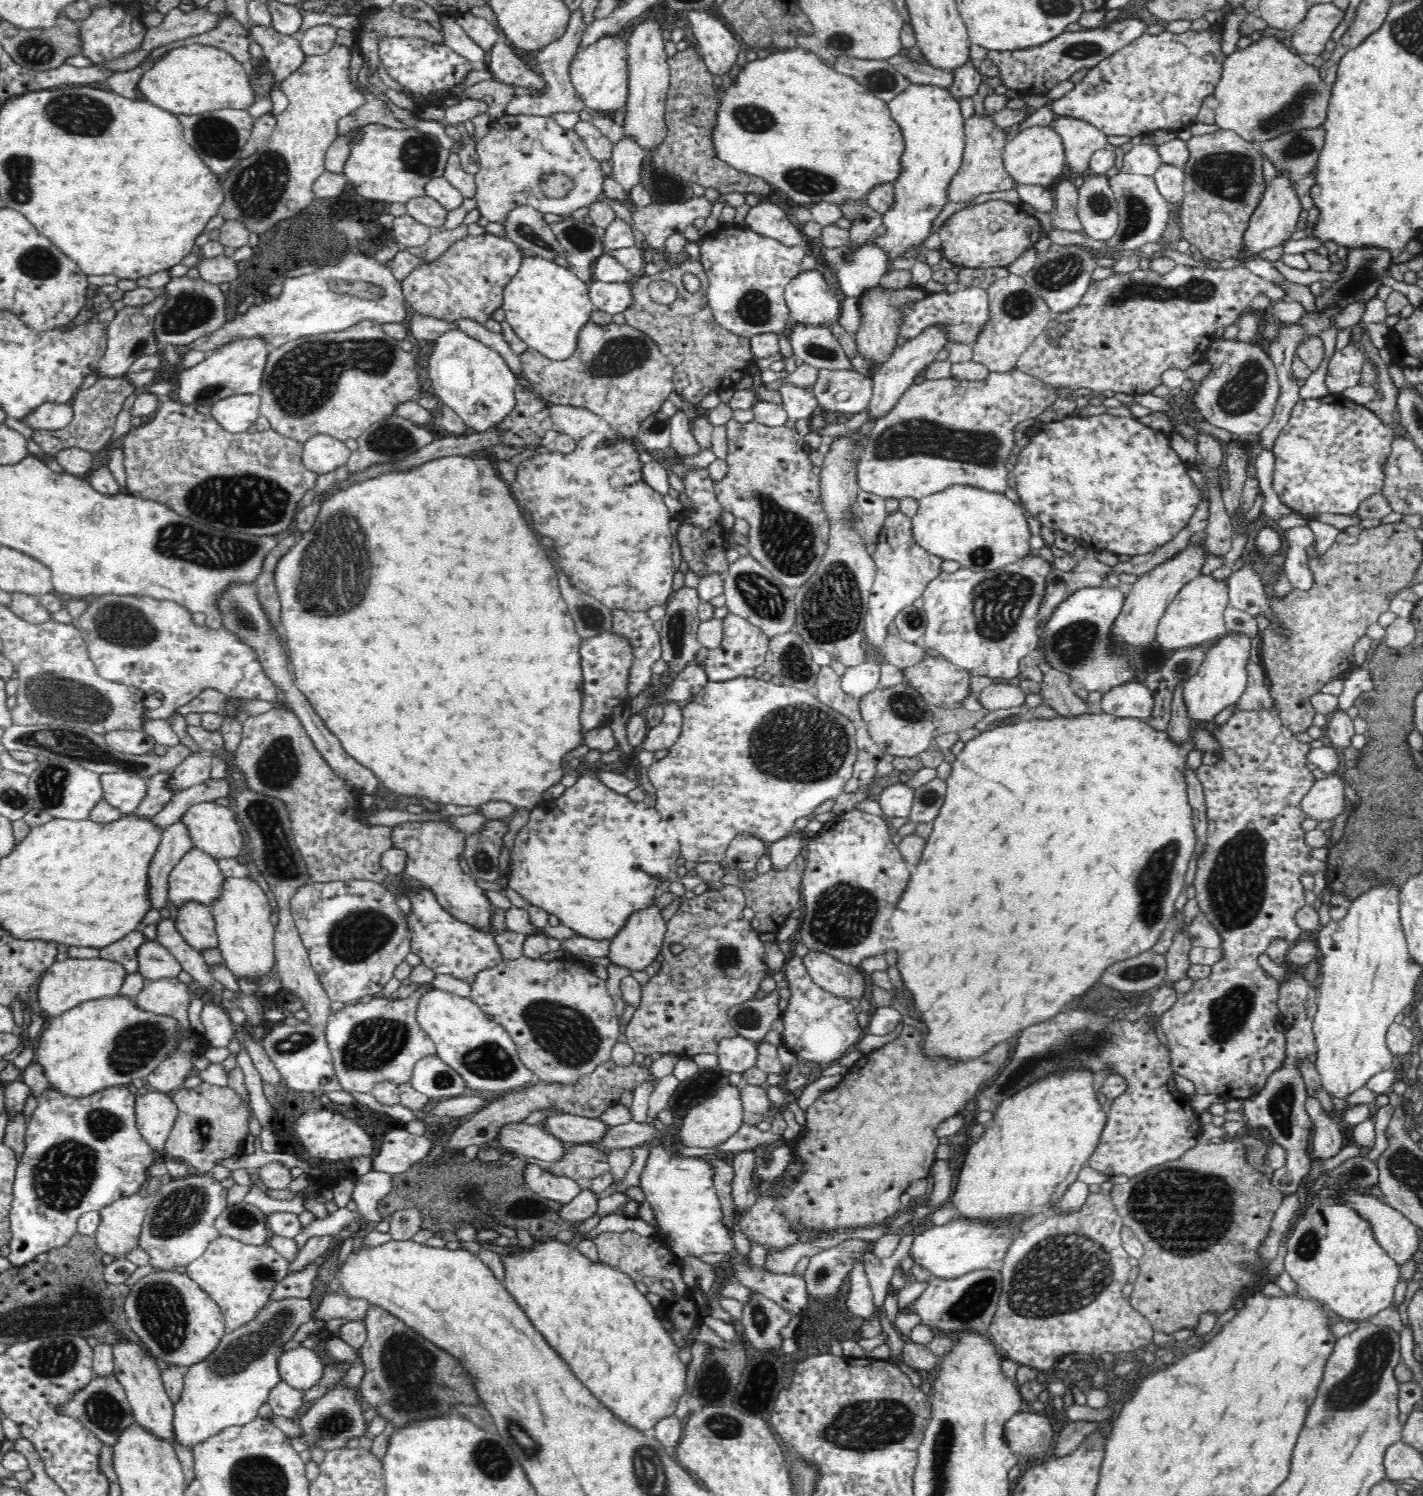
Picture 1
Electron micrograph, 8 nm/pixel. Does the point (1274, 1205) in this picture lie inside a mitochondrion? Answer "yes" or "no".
no

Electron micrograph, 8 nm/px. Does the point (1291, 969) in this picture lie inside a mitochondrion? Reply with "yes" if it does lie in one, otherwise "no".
no

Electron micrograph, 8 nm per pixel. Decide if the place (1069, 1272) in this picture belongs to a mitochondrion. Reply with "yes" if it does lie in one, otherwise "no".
yes

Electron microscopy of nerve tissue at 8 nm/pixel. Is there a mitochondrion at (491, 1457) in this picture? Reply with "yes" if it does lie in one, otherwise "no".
yes

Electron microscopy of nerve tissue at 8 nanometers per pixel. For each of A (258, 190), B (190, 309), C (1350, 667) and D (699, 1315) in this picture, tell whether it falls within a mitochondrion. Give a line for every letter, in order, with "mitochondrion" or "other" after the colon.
A: mitochondrion
B: mitochondrion
C: other
D: other

